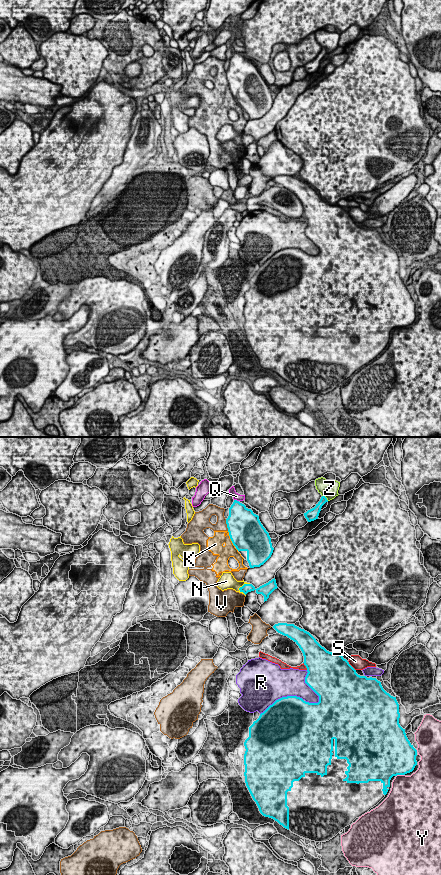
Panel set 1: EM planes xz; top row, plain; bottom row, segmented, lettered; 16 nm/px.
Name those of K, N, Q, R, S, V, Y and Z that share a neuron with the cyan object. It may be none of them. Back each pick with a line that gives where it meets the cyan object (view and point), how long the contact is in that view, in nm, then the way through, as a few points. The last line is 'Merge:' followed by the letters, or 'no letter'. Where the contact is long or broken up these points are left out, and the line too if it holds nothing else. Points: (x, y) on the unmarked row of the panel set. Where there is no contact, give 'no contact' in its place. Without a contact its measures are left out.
N: xz (243, 137) | 220 nm | across xz (246, 140), (243, 137), (235, 137), (228, 133)
Merge: N

